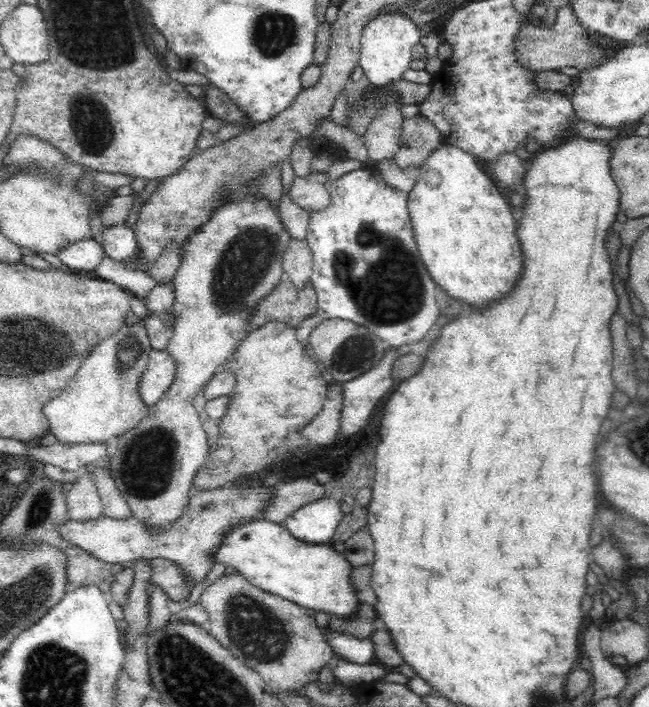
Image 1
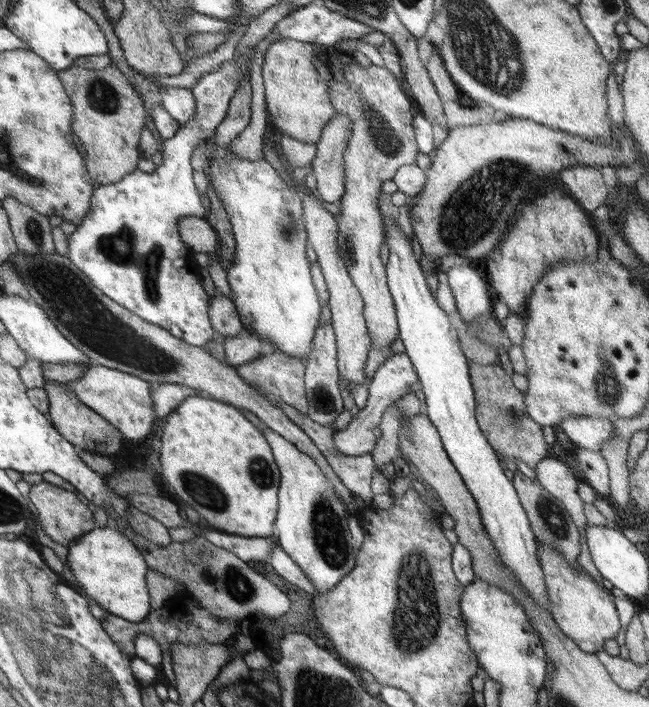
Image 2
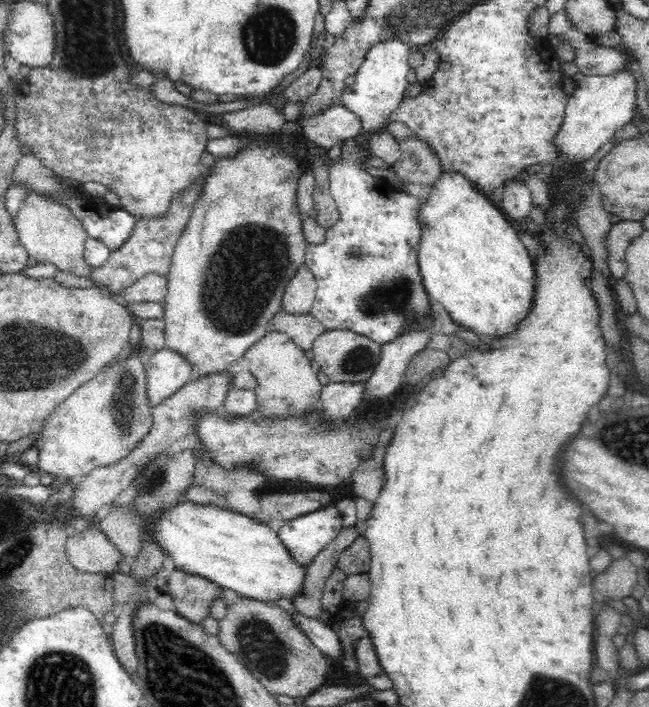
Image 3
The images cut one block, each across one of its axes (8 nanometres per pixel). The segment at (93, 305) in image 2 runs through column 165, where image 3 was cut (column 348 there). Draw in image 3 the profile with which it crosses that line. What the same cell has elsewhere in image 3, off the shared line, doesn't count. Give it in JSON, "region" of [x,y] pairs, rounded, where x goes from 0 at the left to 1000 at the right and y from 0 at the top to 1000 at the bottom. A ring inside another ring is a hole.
{"region":[[[535,464],[524,467],[501,468],[488,475],[481,488],[482,509],[493,518],[493,522],[512,542],[561,542],[567,537],[587,505],[587,488],[573,484],[558,472],[549,472]]]}

